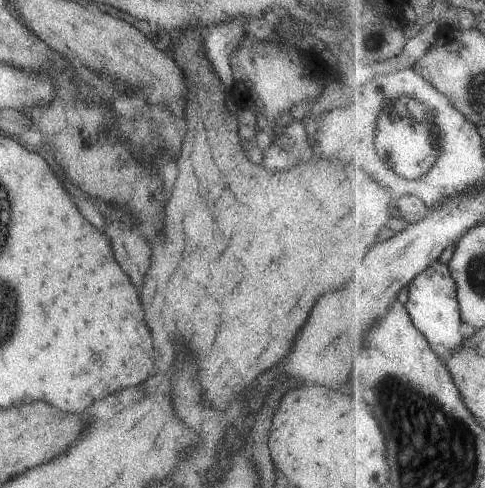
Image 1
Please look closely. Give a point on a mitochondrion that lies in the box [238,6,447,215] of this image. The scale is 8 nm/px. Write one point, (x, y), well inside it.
(377, 40)

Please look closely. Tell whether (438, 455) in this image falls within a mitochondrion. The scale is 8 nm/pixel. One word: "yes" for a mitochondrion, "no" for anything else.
yes

